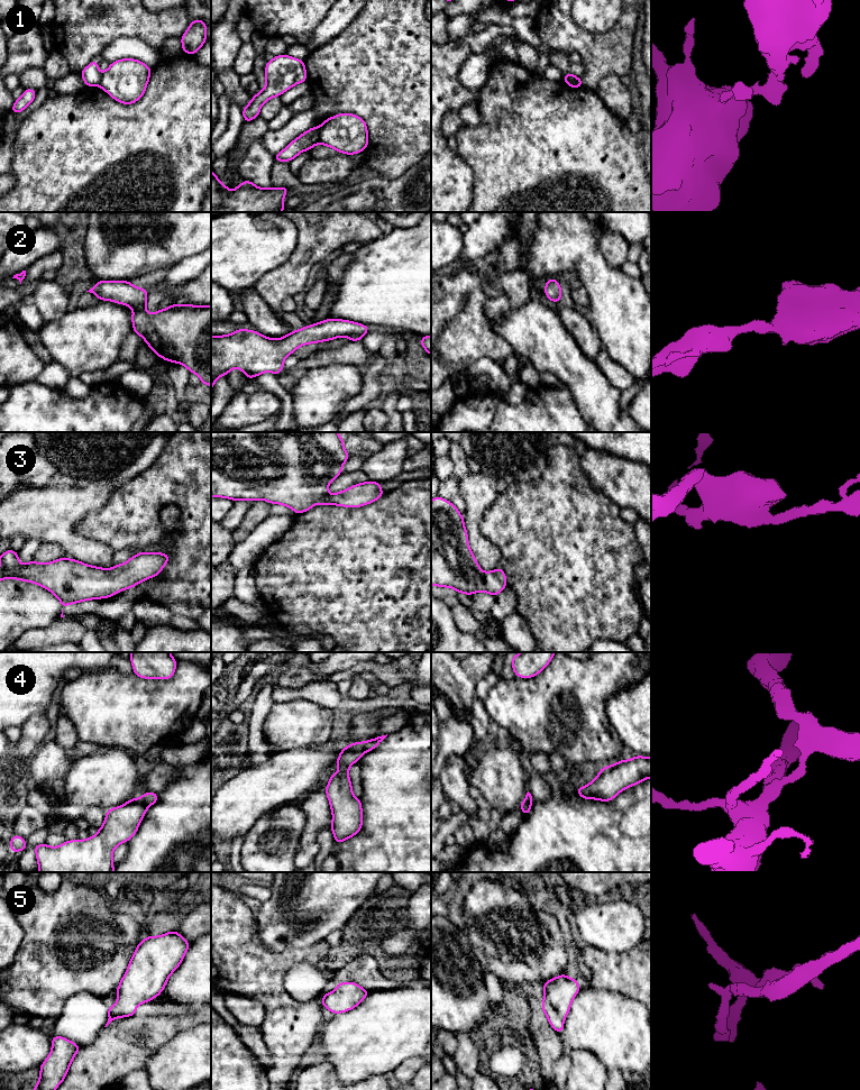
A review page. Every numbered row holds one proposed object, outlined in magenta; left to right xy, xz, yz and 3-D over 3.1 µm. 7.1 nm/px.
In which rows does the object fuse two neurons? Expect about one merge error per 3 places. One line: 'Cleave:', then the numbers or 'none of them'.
Cleave: 1, 4

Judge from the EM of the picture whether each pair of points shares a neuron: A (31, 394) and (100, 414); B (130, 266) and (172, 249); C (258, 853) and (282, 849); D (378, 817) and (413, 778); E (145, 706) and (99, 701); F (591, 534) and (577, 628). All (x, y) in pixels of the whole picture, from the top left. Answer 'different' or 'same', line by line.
A: same
B: same
C: same
D: same
E: same
F: same

